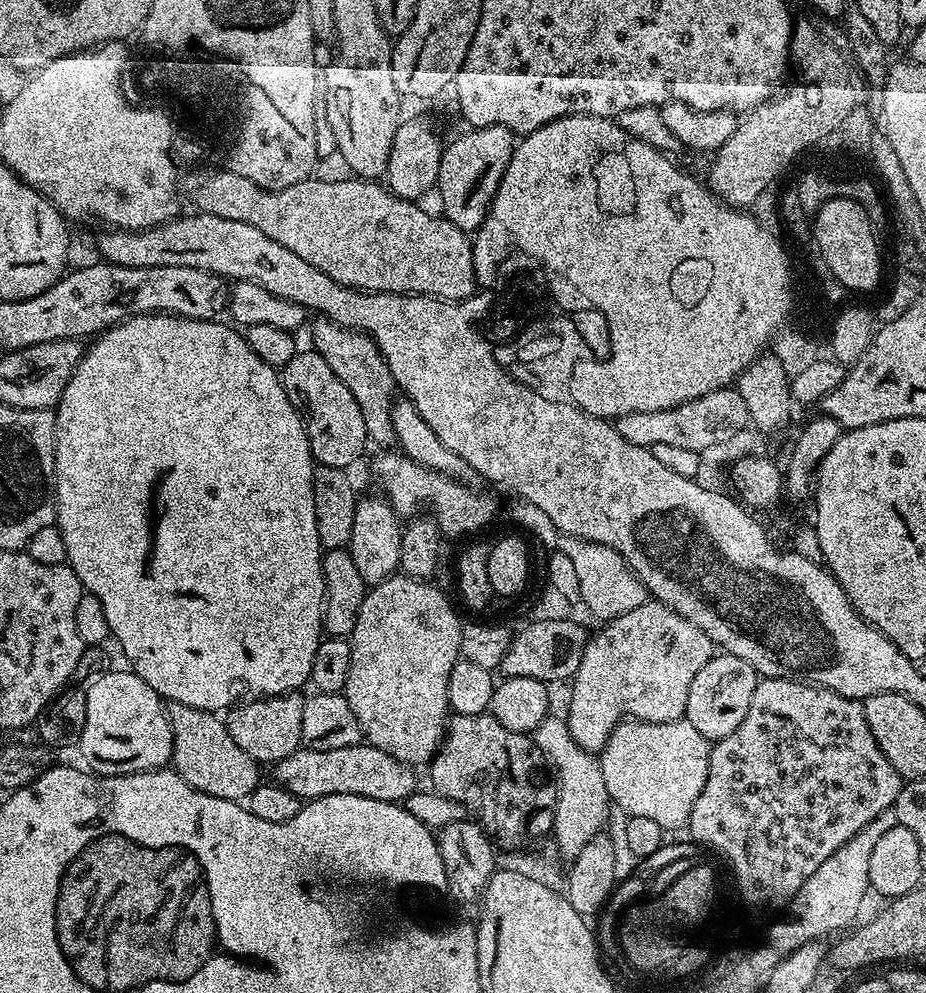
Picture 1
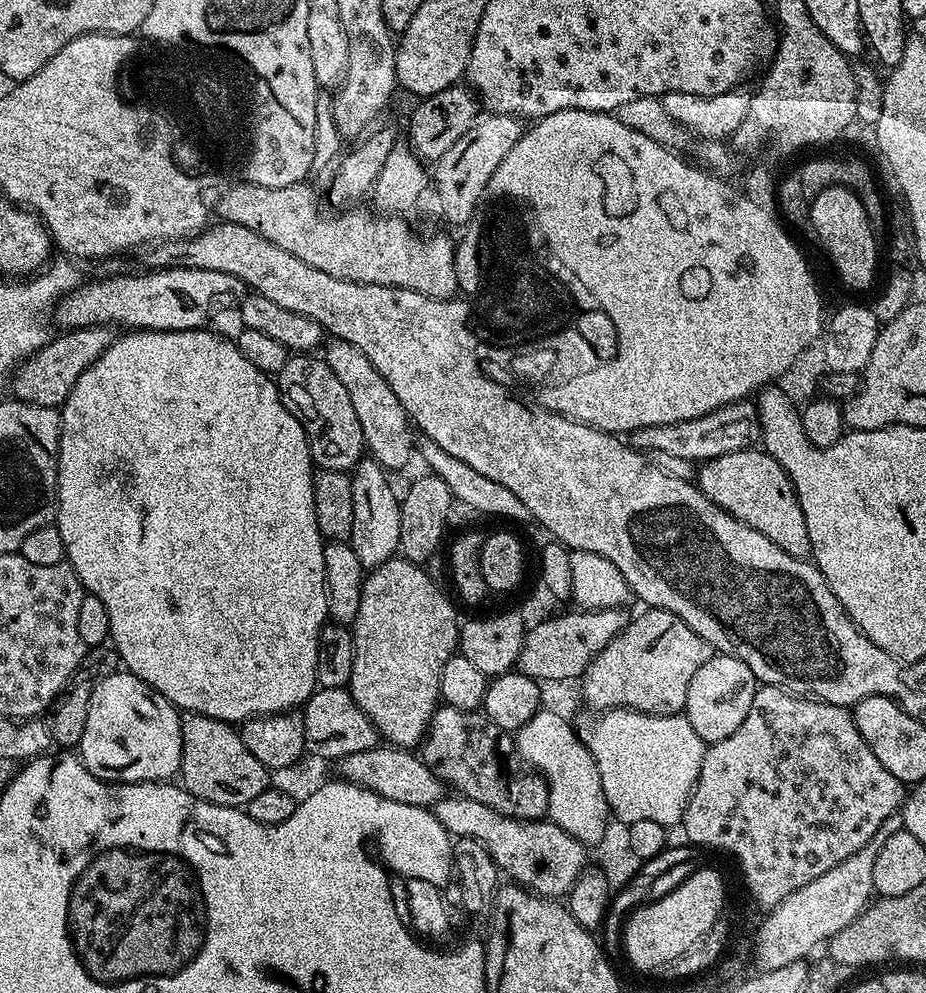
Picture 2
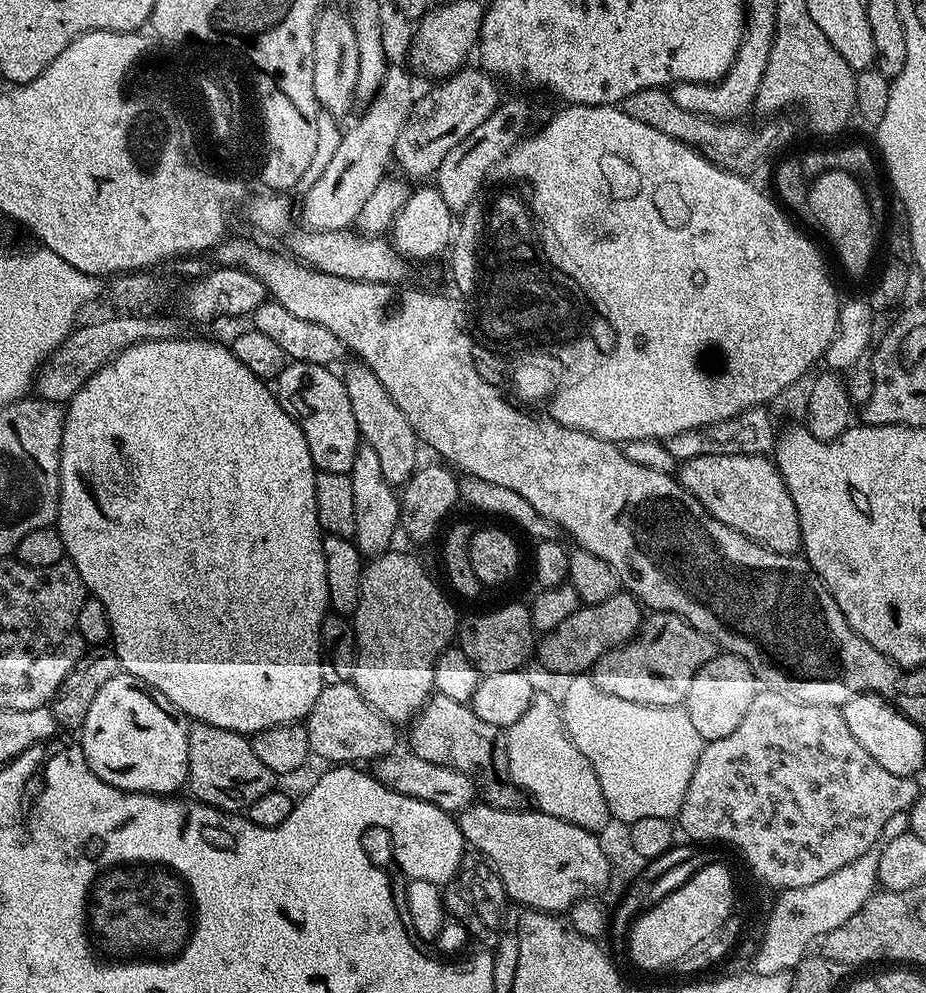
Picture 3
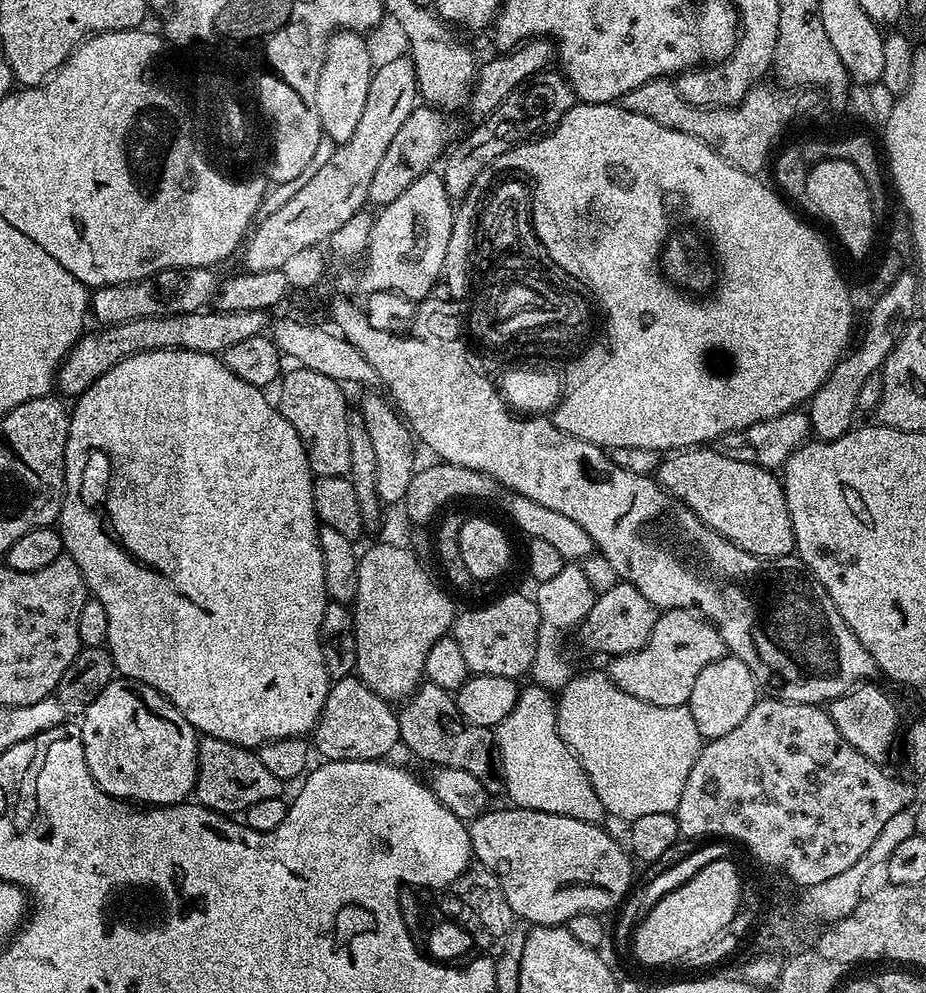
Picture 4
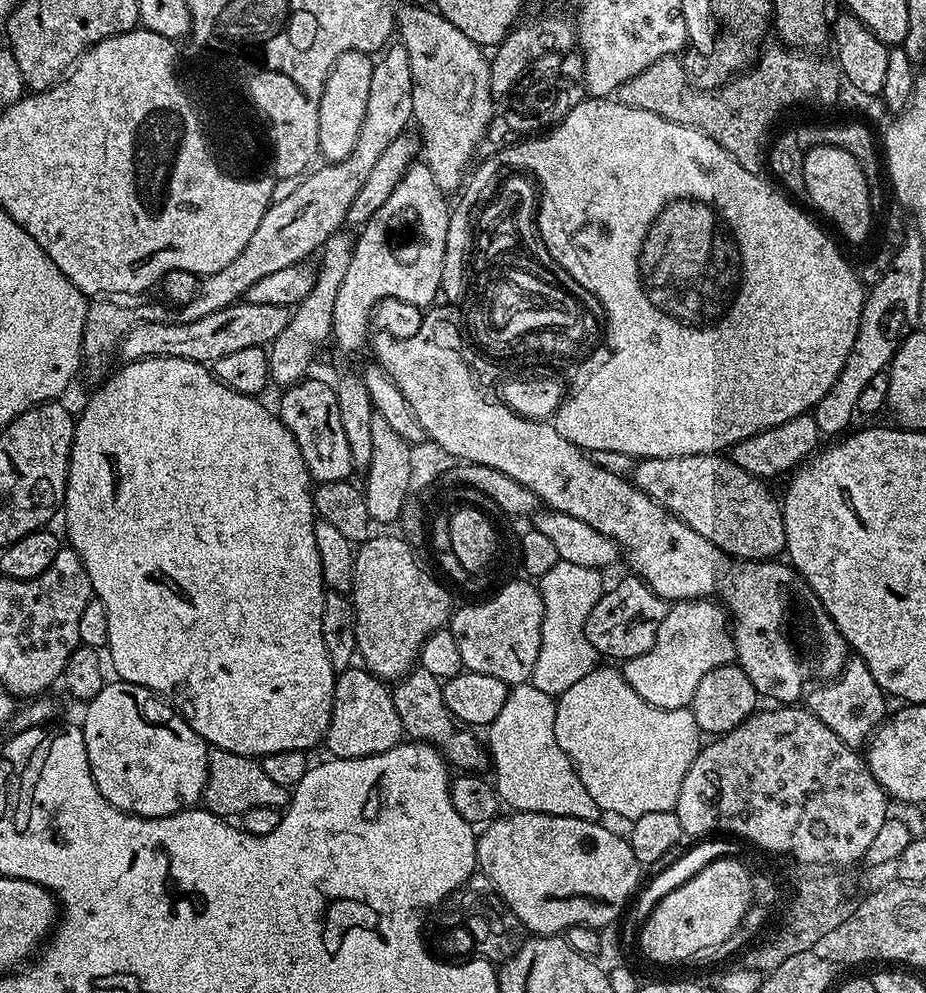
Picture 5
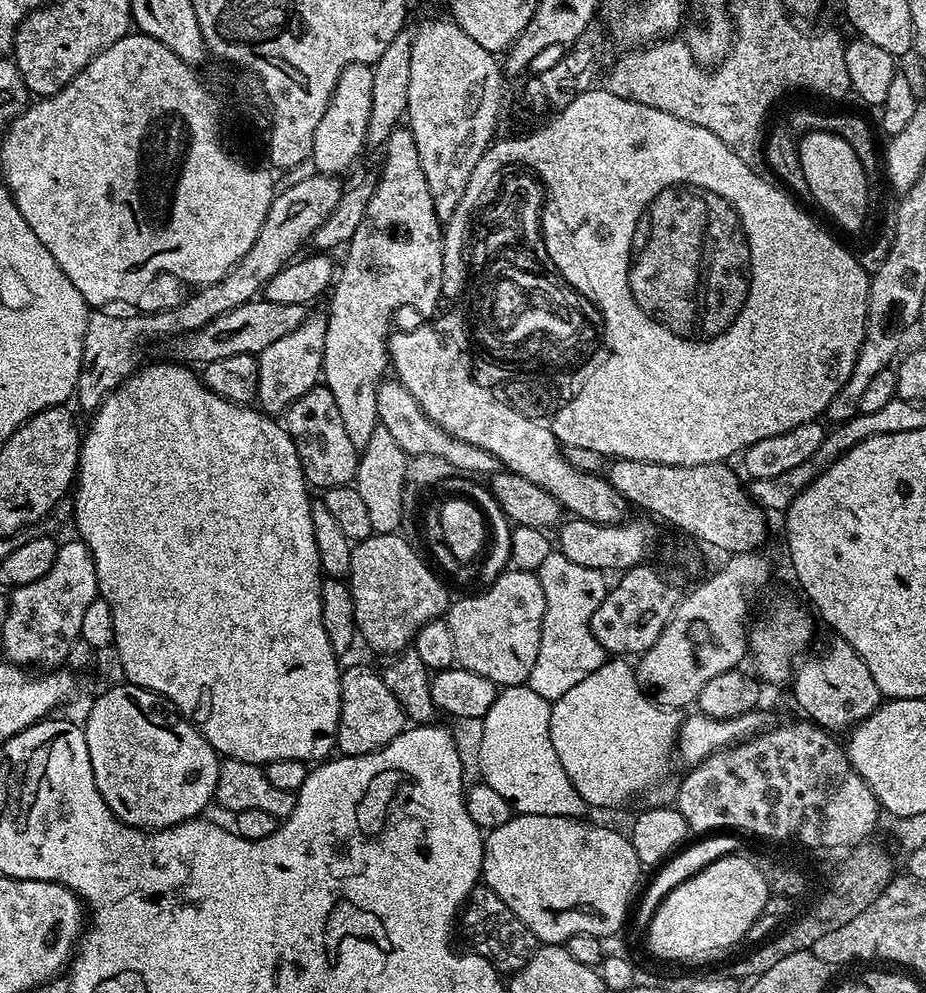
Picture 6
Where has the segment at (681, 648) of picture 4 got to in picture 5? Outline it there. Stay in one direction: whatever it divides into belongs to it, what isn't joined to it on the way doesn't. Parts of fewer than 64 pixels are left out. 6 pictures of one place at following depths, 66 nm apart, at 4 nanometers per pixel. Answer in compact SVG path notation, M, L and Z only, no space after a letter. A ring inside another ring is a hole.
M712 598L678 600L669 607L662 626L654 638L654 646L646 654L623 661L626 682L650 706L678 710L691 705L698 682L718 666L736 660L736 643L732 640L730 617L723 604Z

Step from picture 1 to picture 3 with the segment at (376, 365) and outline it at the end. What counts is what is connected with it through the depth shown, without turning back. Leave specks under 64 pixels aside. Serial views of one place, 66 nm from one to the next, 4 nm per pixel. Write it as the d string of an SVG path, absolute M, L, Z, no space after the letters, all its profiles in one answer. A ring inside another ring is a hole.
M352 362L342 379L346 386L346 394L350 394L350 406L354 406L354 418L358 422L363 443L374 446L382 465L382 478L393 486L402 486L412 477L418 467L416 459L420 456L421 441L418 439L414 426L410 426L410 418L398 410L398 402L390 398L386 386L378 382L378 374L370 370L363 362Z

